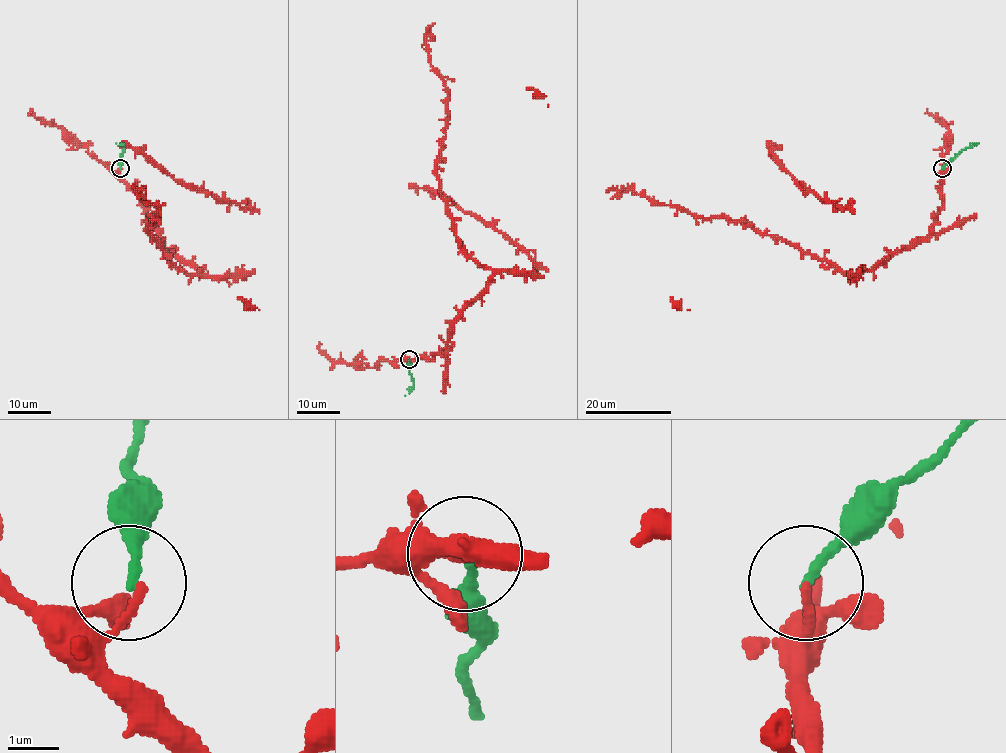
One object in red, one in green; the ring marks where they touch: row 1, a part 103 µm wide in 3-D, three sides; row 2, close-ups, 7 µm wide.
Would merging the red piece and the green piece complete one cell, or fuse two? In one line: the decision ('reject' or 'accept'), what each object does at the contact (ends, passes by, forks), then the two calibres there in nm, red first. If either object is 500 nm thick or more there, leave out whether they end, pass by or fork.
reject | red ends | green ends | 150/190 nm

